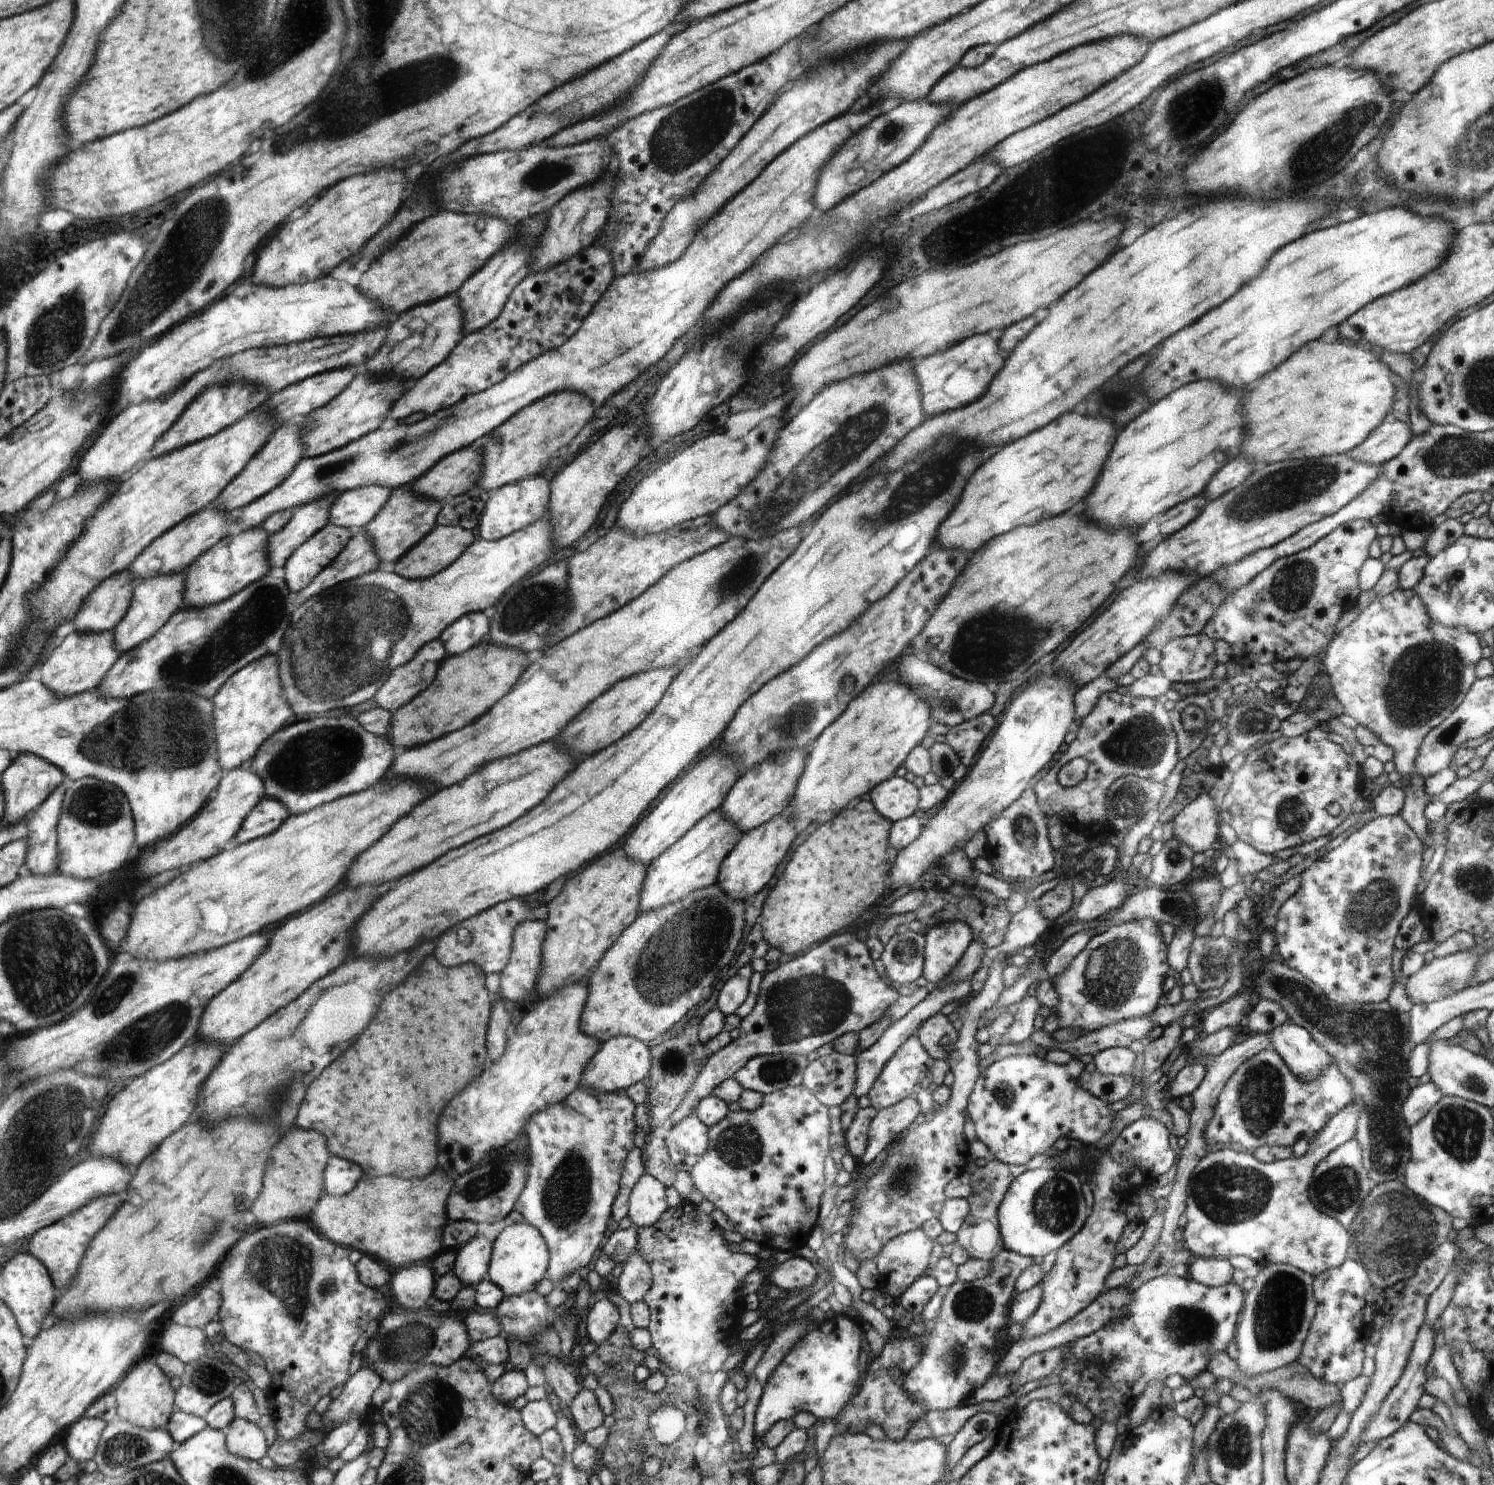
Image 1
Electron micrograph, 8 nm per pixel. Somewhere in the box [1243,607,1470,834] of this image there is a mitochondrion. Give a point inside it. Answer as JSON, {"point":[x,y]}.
{"point":[1424,681]}

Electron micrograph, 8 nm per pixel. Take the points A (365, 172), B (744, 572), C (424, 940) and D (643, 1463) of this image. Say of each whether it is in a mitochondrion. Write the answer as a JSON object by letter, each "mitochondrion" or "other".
{"A":"other","B":"mitochondrion","C":"other","D":"other"}

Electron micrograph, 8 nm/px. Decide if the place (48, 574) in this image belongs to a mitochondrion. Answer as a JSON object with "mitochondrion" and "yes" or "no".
{"mitochondrion":"no"}

